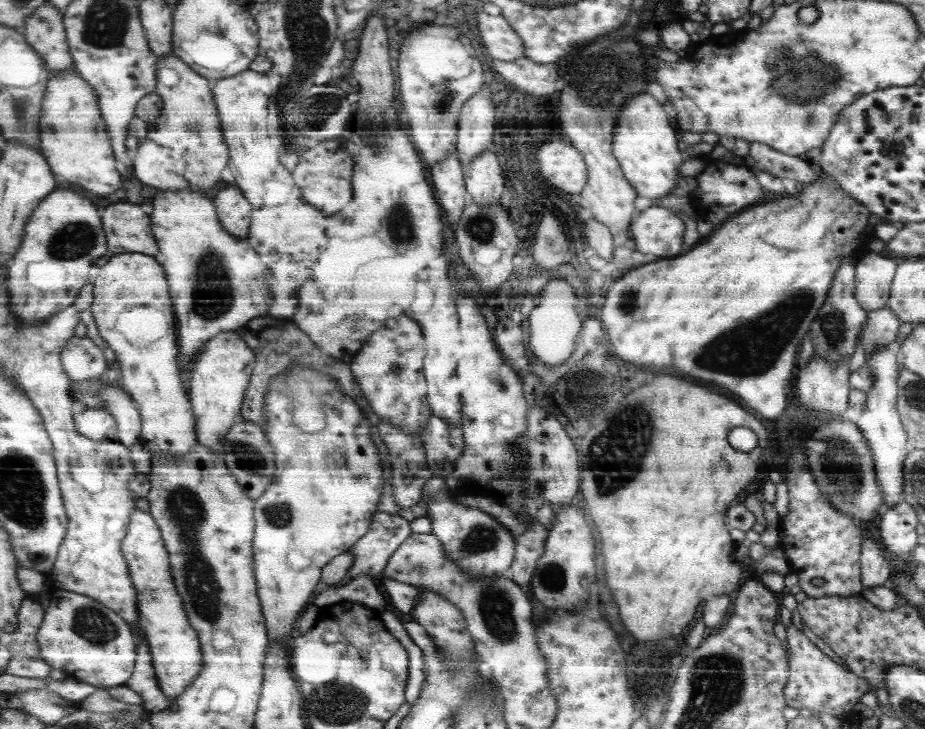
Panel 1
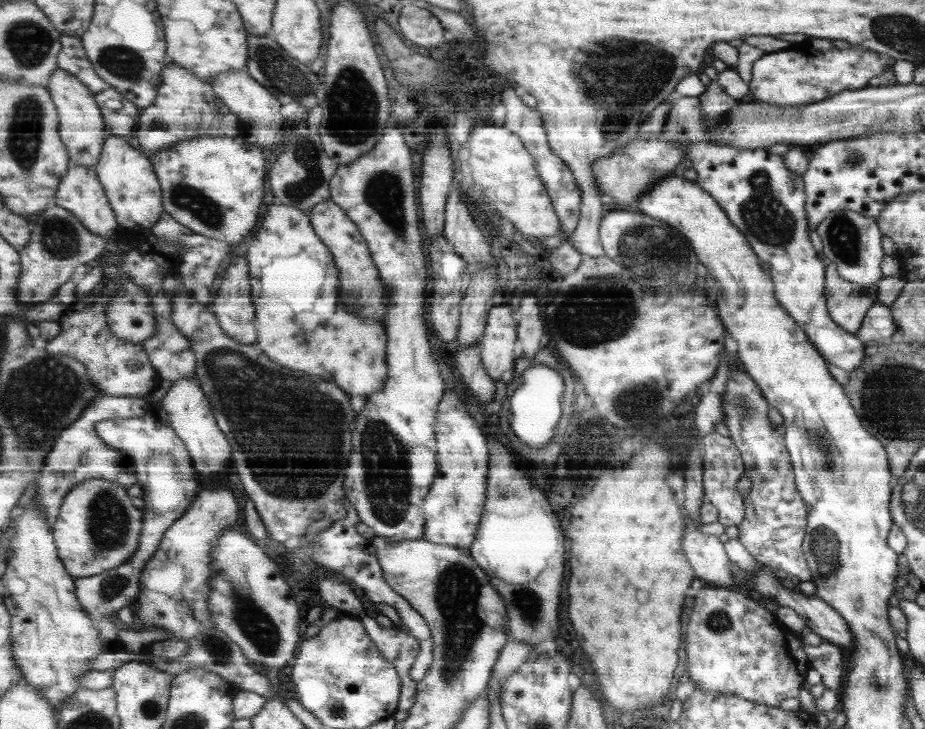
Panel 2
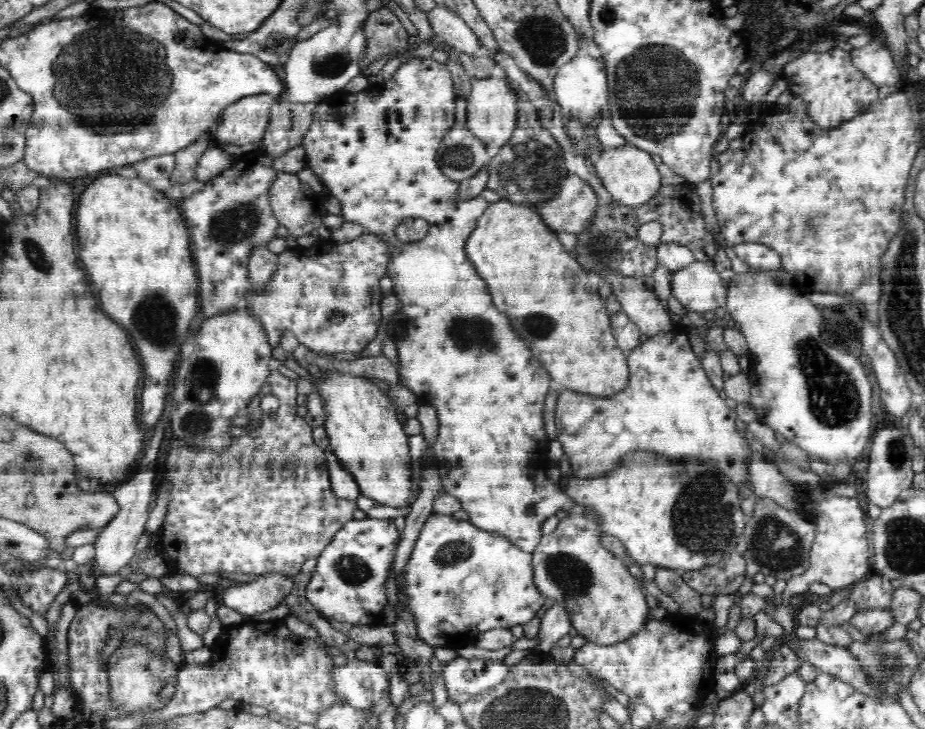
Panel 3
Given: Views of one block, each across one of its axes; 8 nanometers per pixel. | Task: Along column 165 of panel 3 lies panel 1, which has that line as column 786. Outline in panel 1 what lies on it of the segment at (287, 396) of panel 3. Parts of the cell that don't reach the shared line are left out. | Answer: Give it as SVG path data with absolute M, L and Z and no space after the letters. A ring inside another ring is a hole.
M799 454L791 456L787 460L787 470L783 472L783 482L787 486L787 494L789 494L789 514L785 520L781 520L783 524L783 530L781 530L781 550L785 552L787 560L785 564L789 564L789 574L795 574L799 578L799 586L801 586L801 592L805 592L807 596L815 596L815 598L821 598L821 596L855 596L855 594L861 594L863 590L863 584L859 582L859 564L861 564L861 558L859 558L859 542L861 542L861 526L863 522L859 520L859 526L855 524L857 518L847 518L849 514L841 512L835 504L831 504L825 494L821 494L821 488L815 484L815 478L811 474L807 474L807 470L803 468L805 462L799 458ZM813 578L821 578L823 584L821 586L813 586L811 580Z

